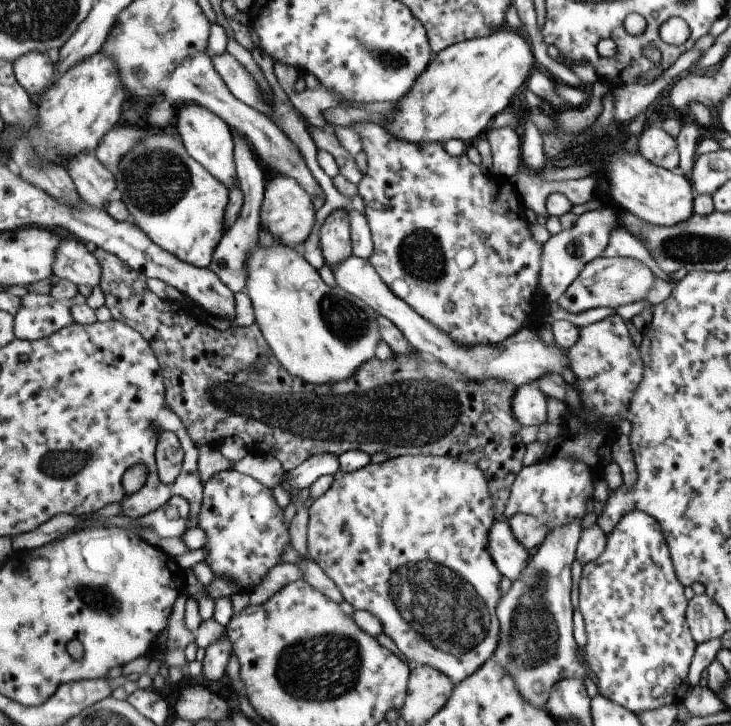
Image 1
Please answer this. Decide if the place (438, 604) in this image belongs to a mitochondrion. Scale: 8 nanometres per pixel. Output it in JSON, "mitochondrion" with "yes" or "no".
{"mitochondrion":"yes"}

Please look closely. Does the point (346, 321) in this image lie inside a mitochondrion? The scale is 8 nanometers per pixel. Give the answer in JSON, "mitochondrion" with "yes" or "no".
{"mitochondrion":"yes"}

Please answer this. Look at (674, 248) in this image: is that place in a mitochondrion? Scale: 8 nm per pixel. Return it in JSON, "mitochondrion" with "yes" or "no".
{"mitochondrion":"yes"}

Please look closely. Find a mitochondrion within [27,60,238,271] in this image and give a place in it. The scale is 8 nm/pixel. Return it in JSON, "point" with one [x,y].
{"point":[155,181]}

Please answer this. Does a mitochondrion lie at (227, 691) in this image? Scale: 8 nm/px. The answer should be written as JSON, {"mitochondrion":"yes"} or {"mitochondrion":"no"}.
{"mitochondrion":"no"}

